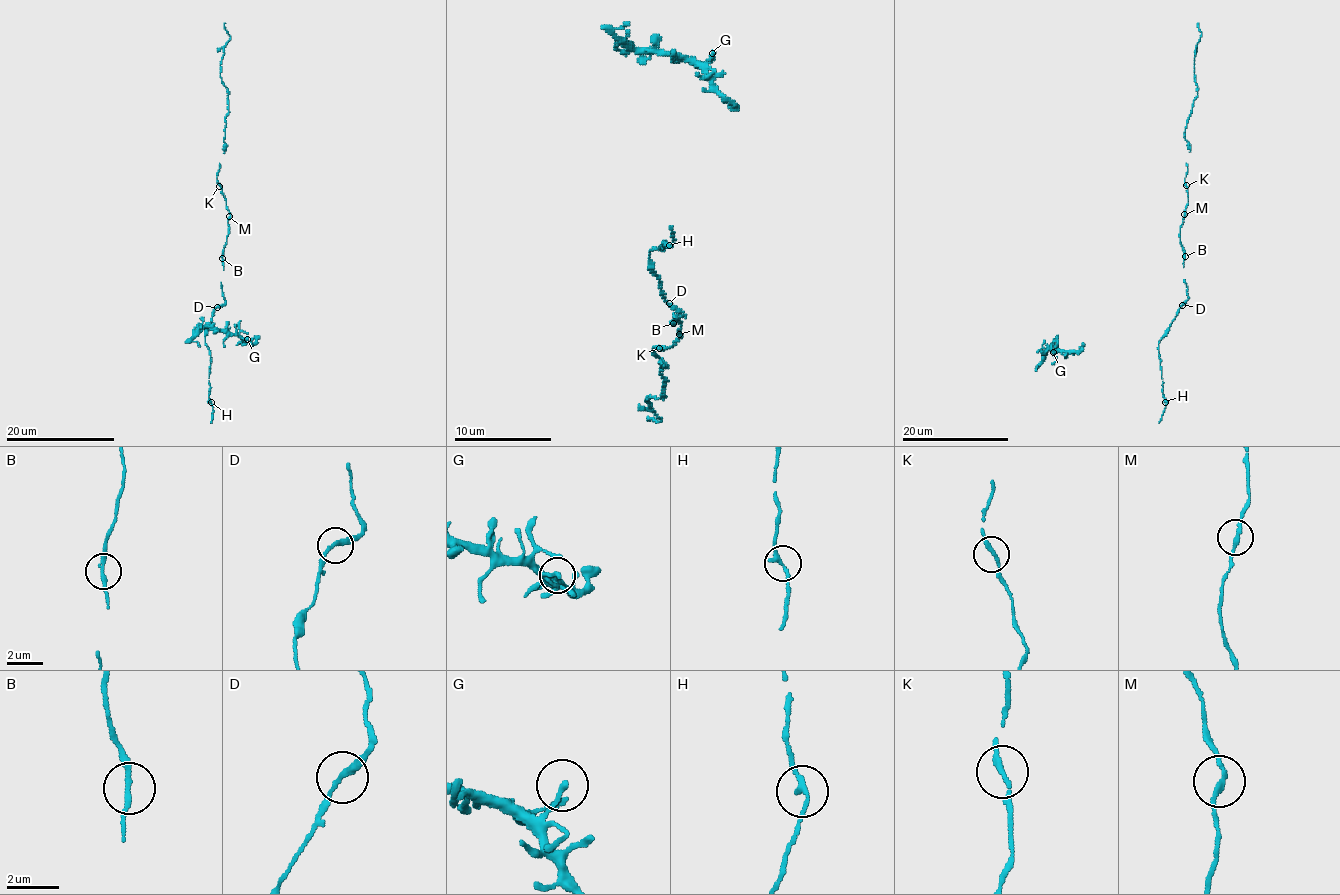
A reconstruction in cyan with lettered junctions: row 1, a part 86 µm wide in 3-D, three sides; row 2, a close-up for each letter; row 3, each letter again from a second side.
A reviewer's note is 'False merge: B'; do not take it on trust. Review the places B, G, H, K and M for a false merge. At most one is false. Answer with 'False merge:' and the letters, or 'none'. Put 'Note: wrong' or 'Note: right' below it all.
False merge: none
Note: wrong

